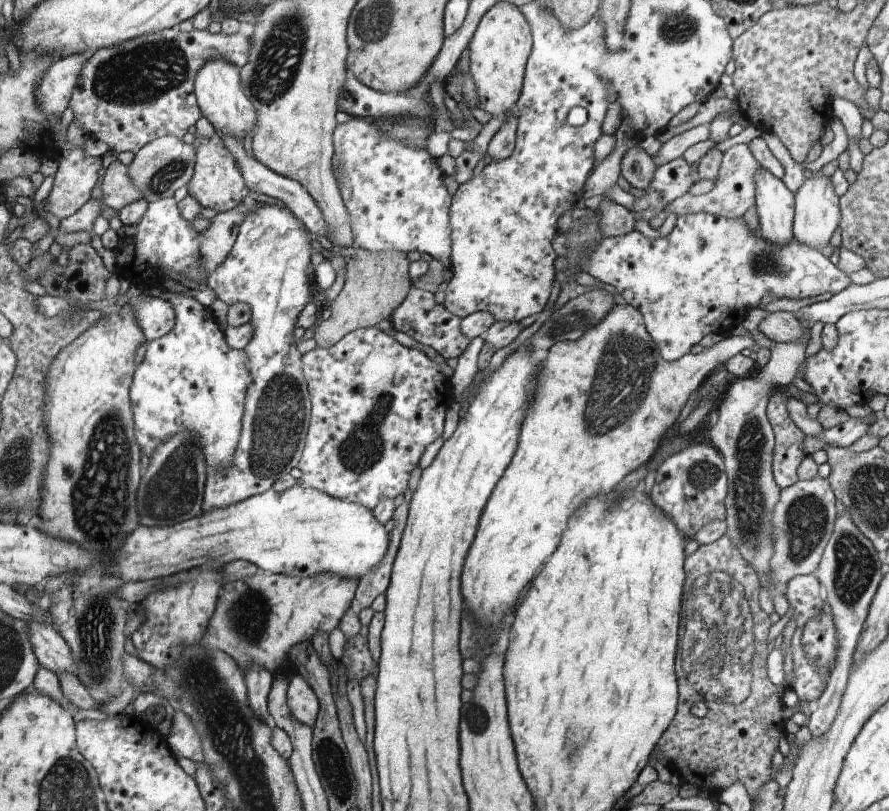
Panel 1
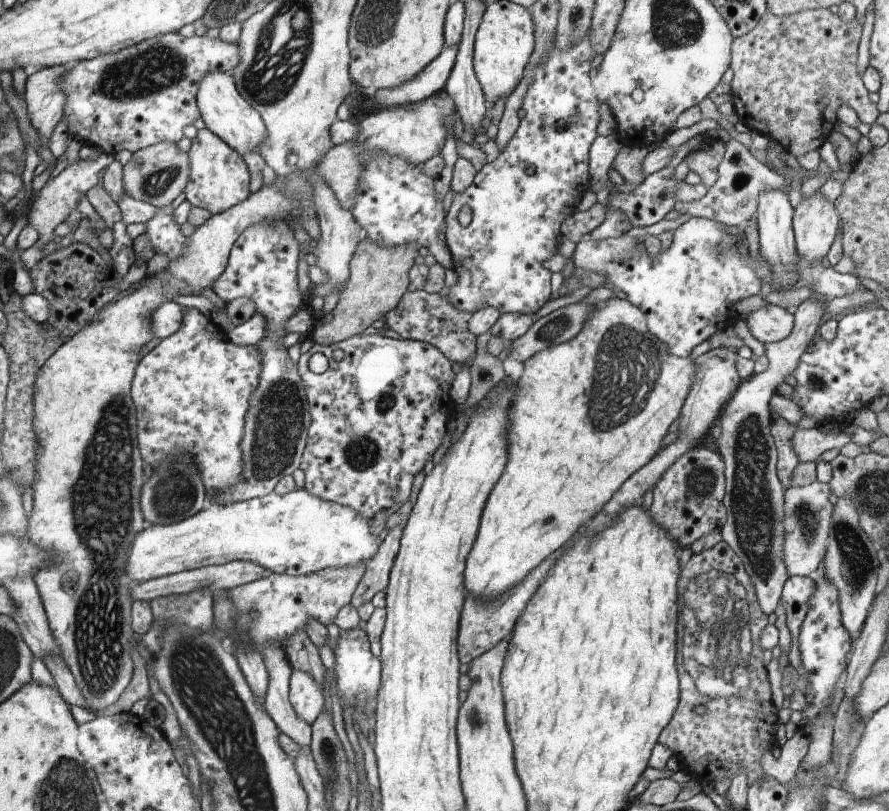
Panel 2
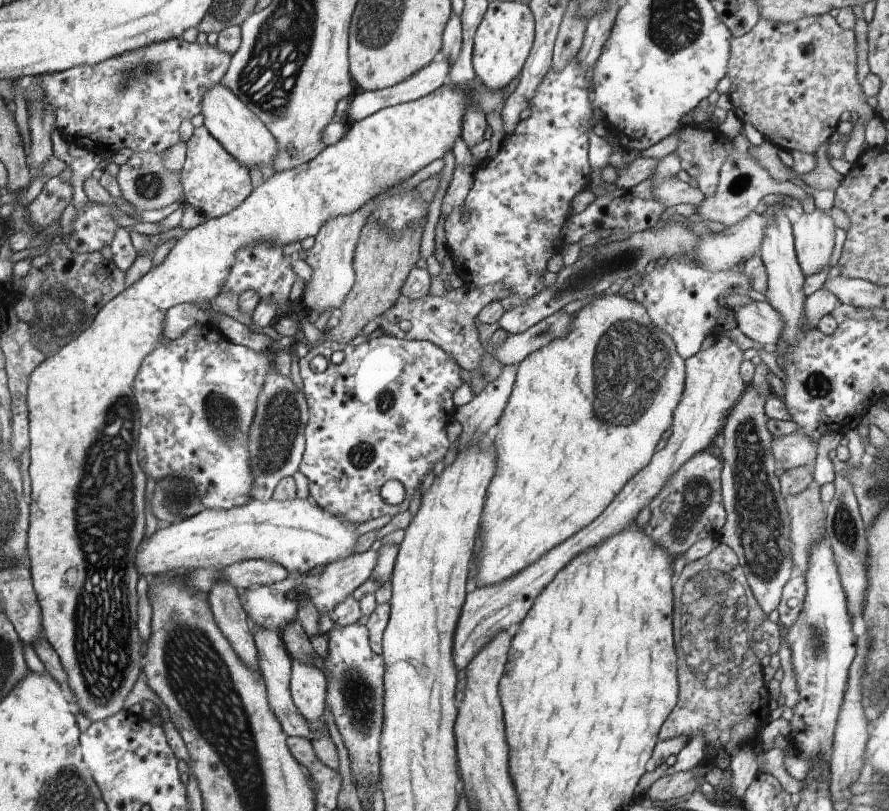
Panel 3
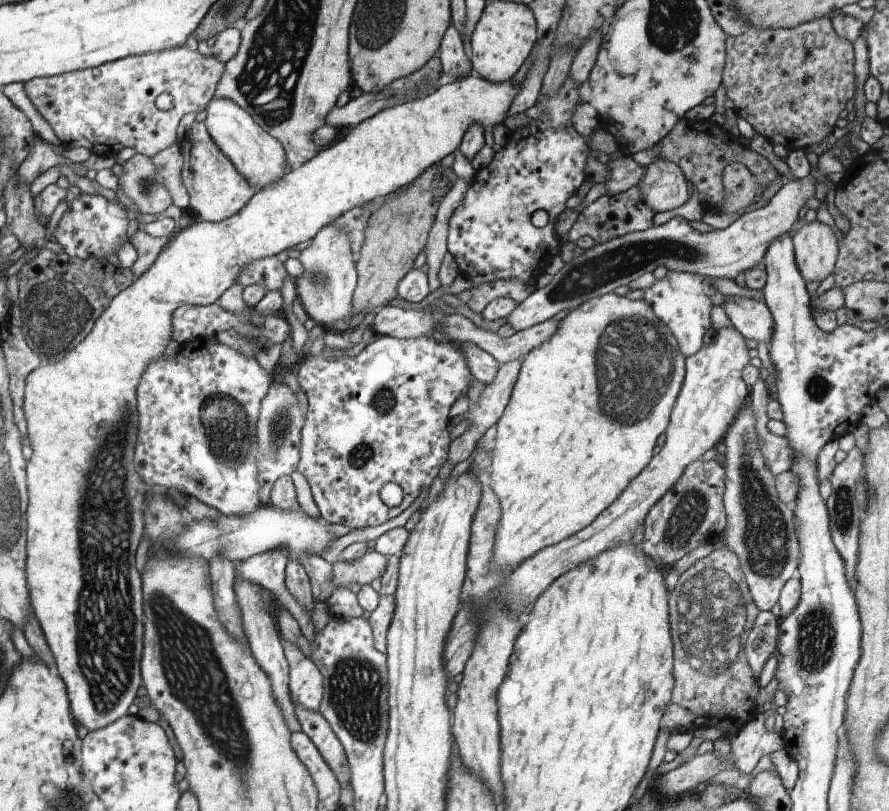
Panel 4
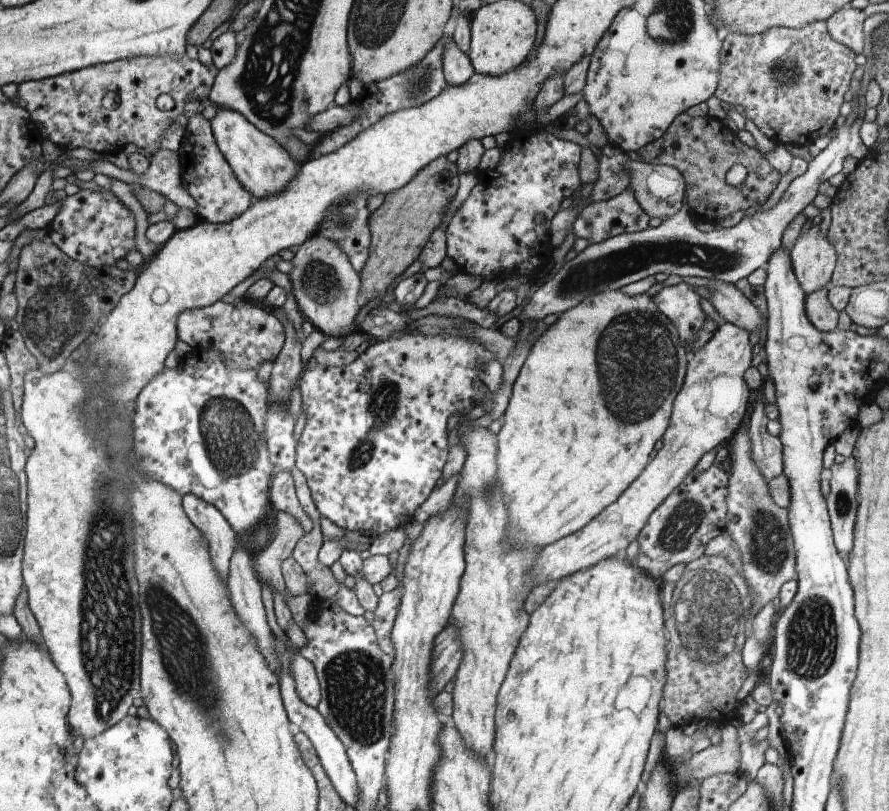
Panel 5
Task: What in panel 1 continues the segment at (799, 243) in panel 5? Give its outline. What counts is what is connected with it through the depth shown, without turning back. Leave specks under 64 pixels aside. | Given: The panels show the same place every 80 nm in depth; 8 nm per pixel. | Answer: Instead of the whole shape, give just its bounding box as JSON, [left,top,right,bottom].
[793,171,841,252]

